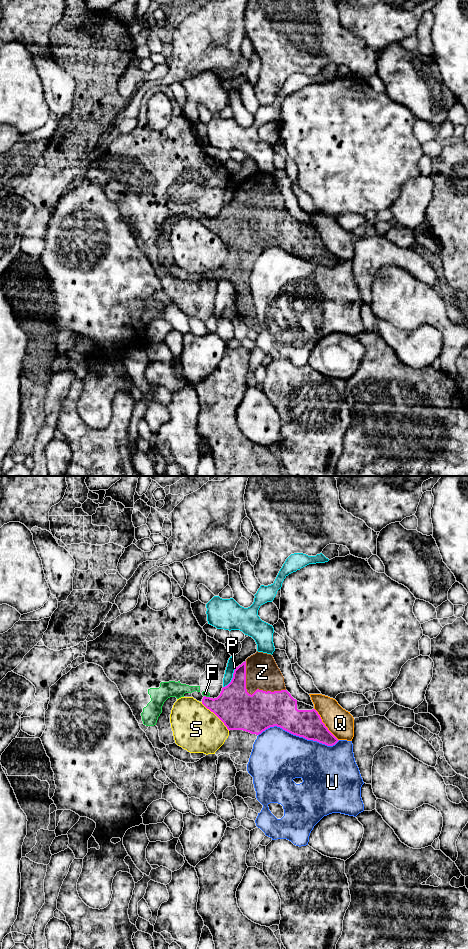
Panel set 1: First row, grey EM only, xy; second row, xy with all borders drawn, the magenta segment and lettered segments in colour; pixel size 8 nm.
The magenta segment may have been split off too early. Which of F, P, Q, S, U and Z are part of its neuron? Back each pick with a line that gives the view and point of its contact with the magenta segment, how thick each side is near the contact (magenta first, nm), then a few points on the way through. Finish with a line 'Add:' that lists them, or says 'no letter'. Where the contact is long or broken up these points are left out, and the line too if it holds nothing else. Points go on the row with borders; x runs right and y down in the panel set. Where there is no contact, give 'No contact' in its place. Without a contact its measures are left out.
Z: Touches magenta at xy (250, 694). Thickness 320 nm (magenta) against 260 nm
Add: Z

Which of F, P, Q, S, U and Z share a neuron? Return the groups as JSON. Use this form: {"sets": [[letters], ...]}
{"sets": [["F", "S"], ["P"], ["Q"], ["U"], ["Z"]]}

